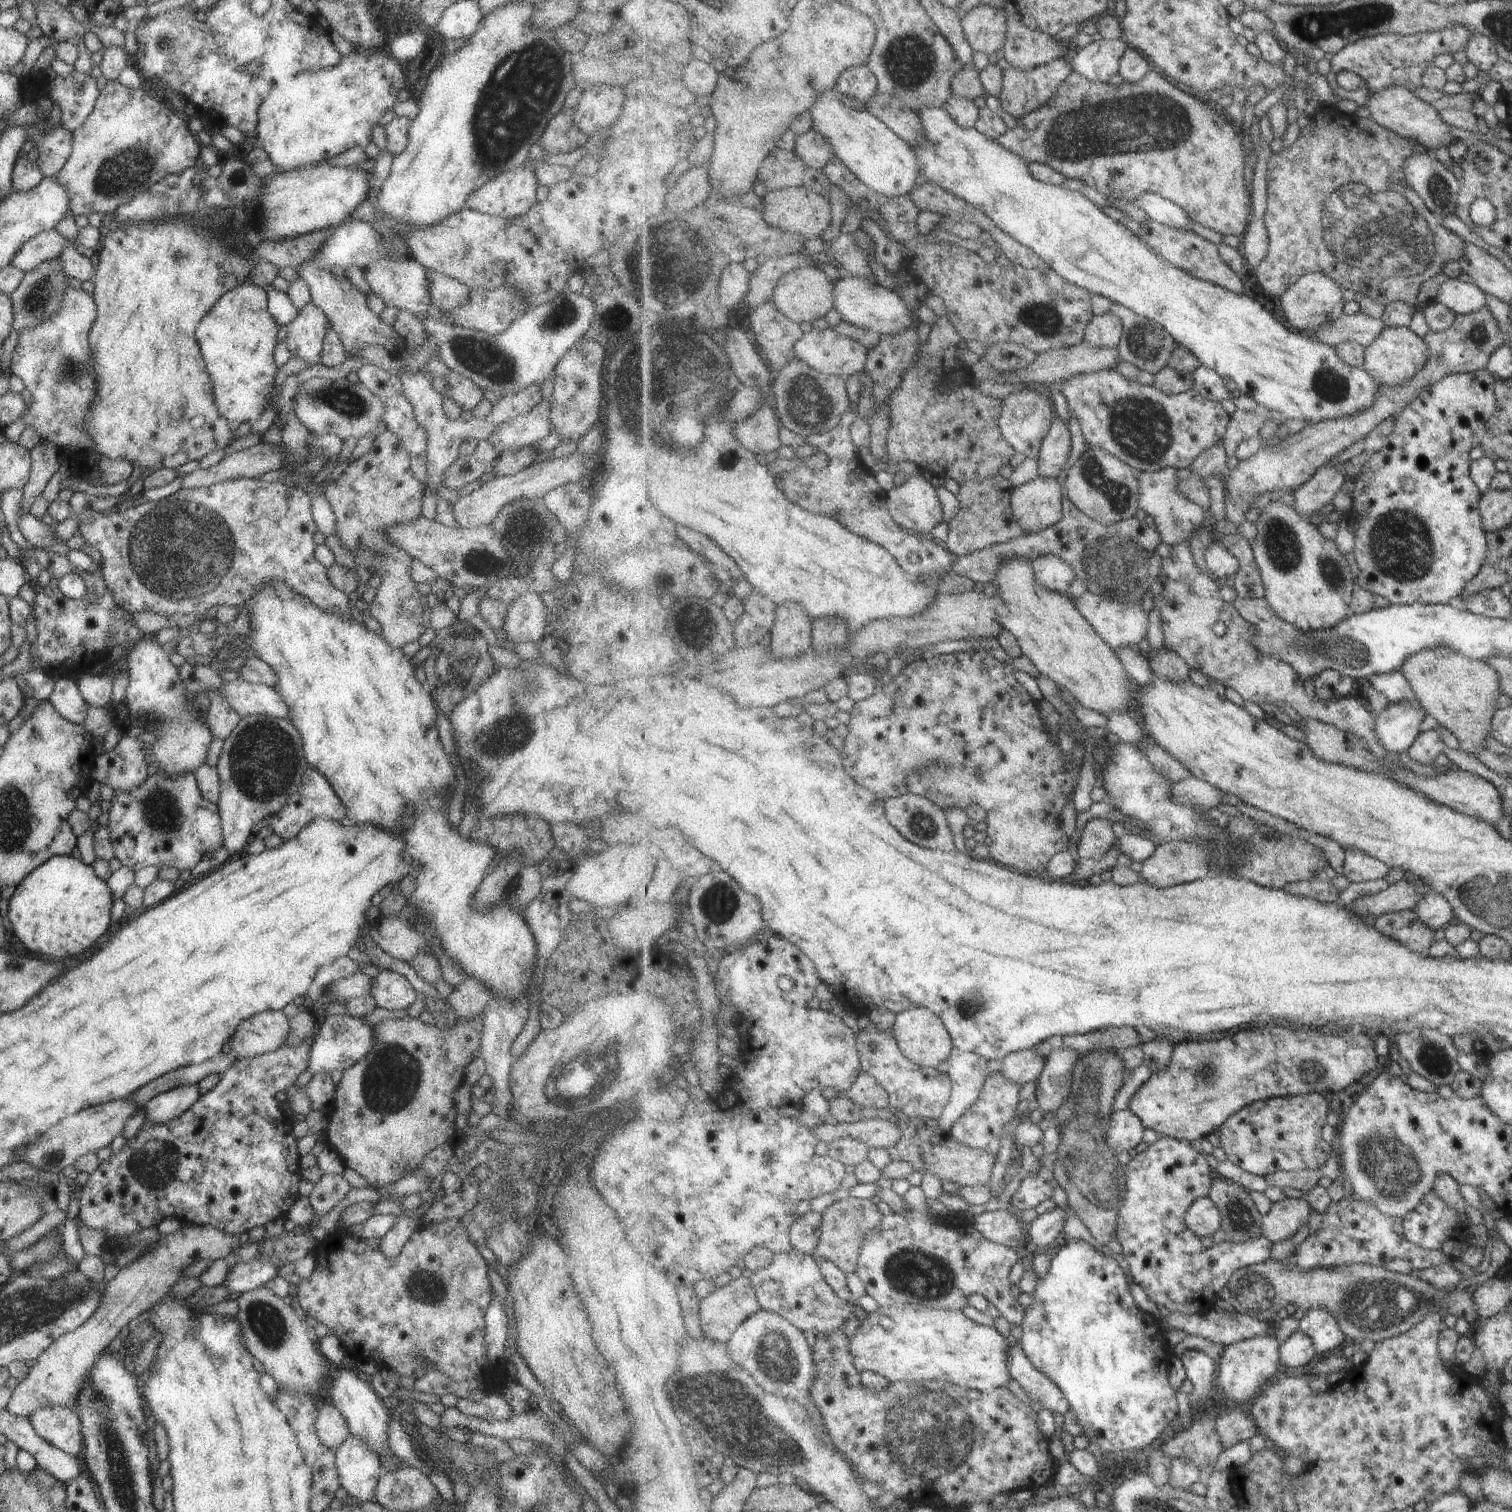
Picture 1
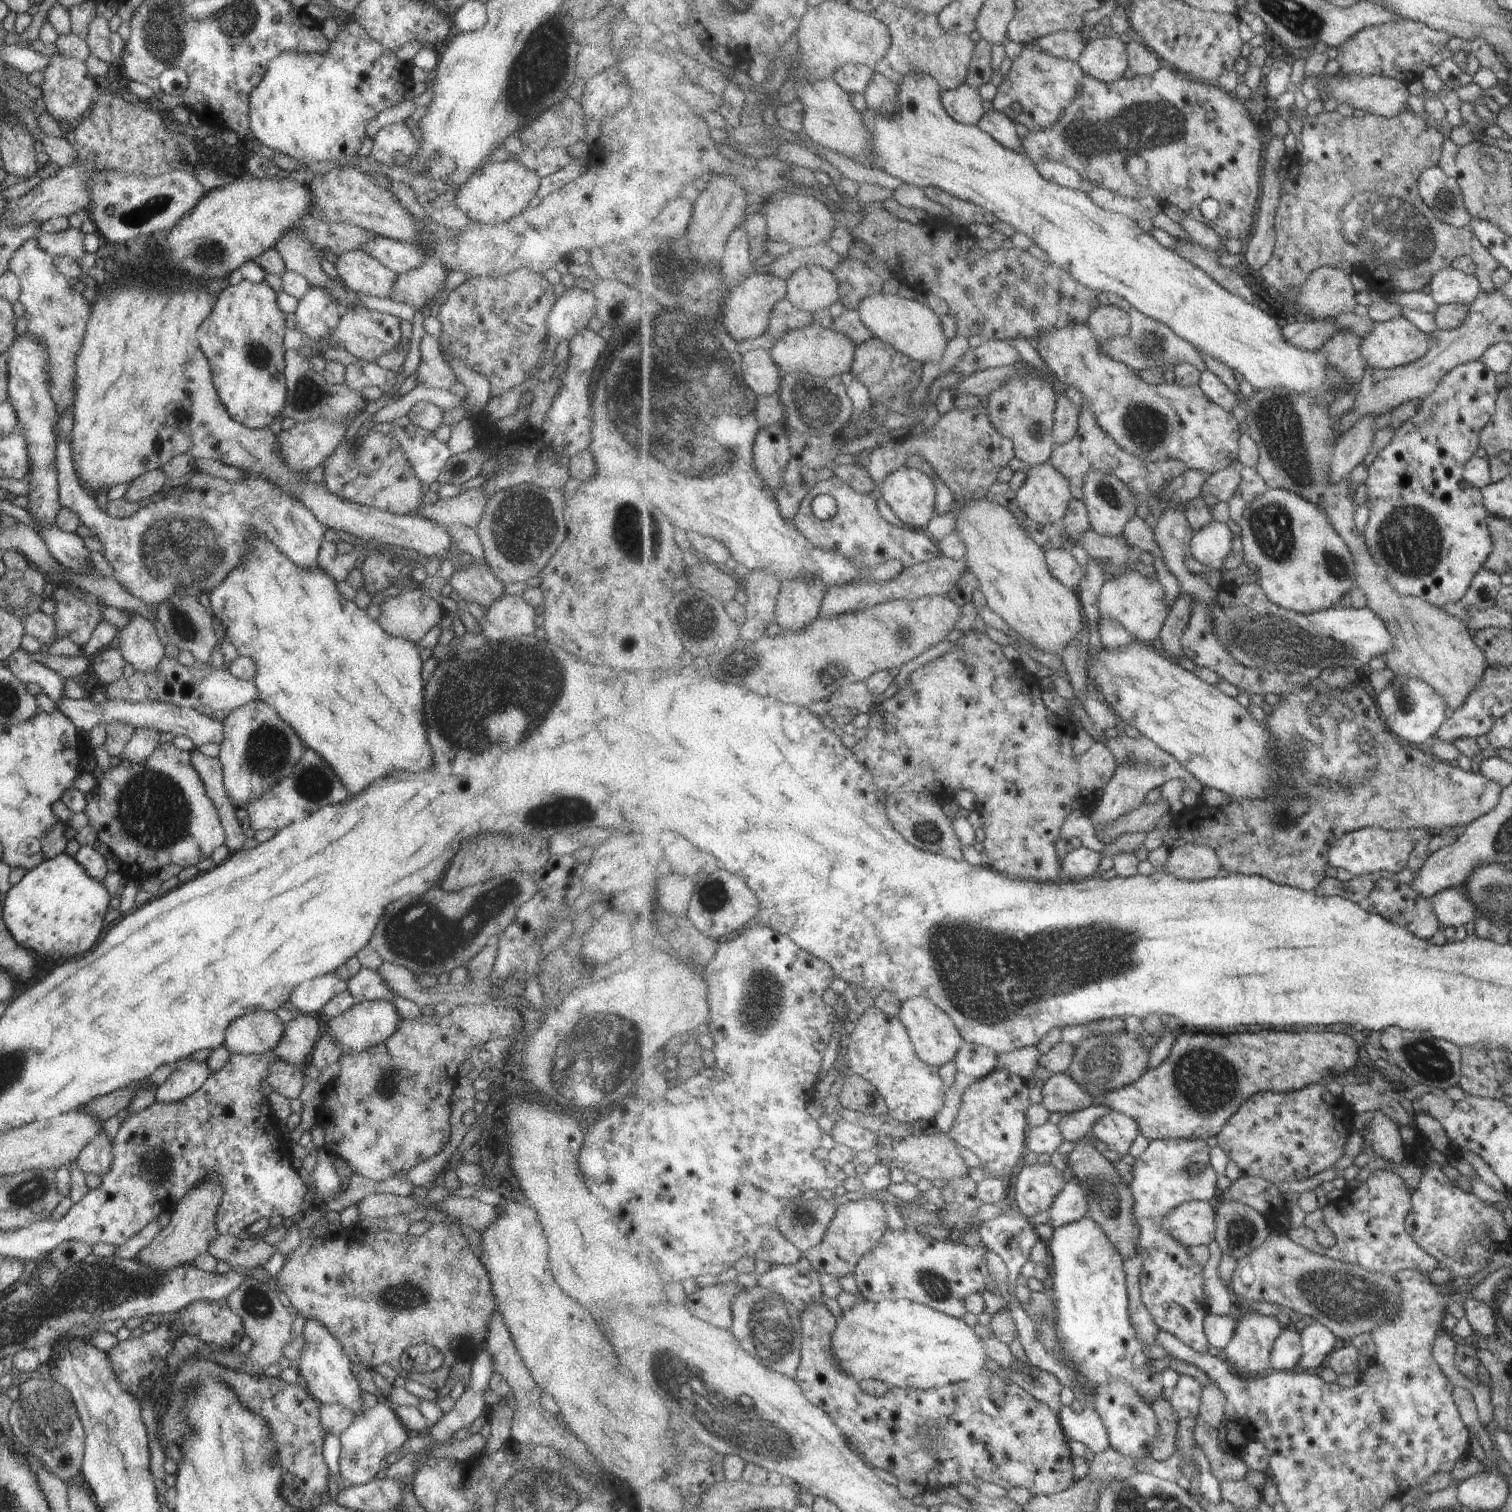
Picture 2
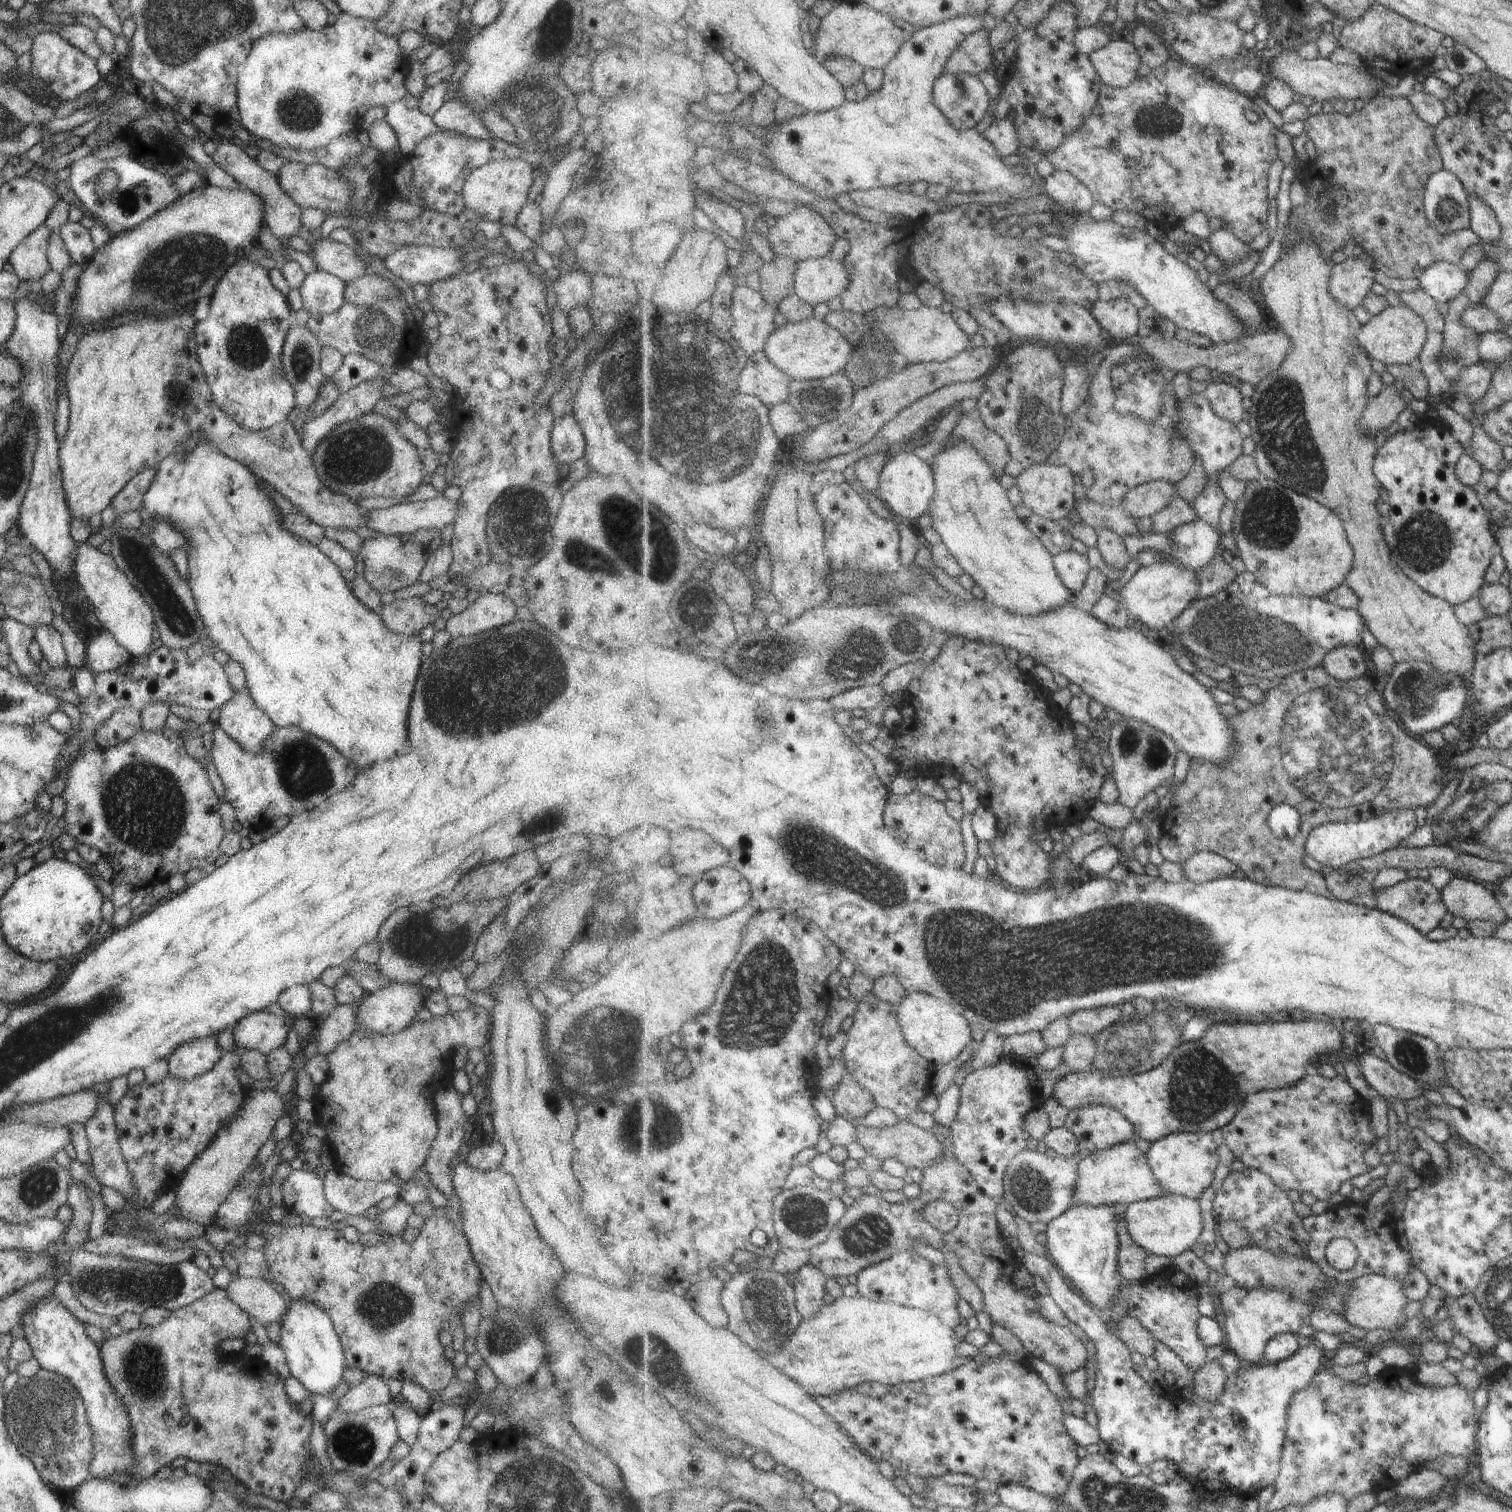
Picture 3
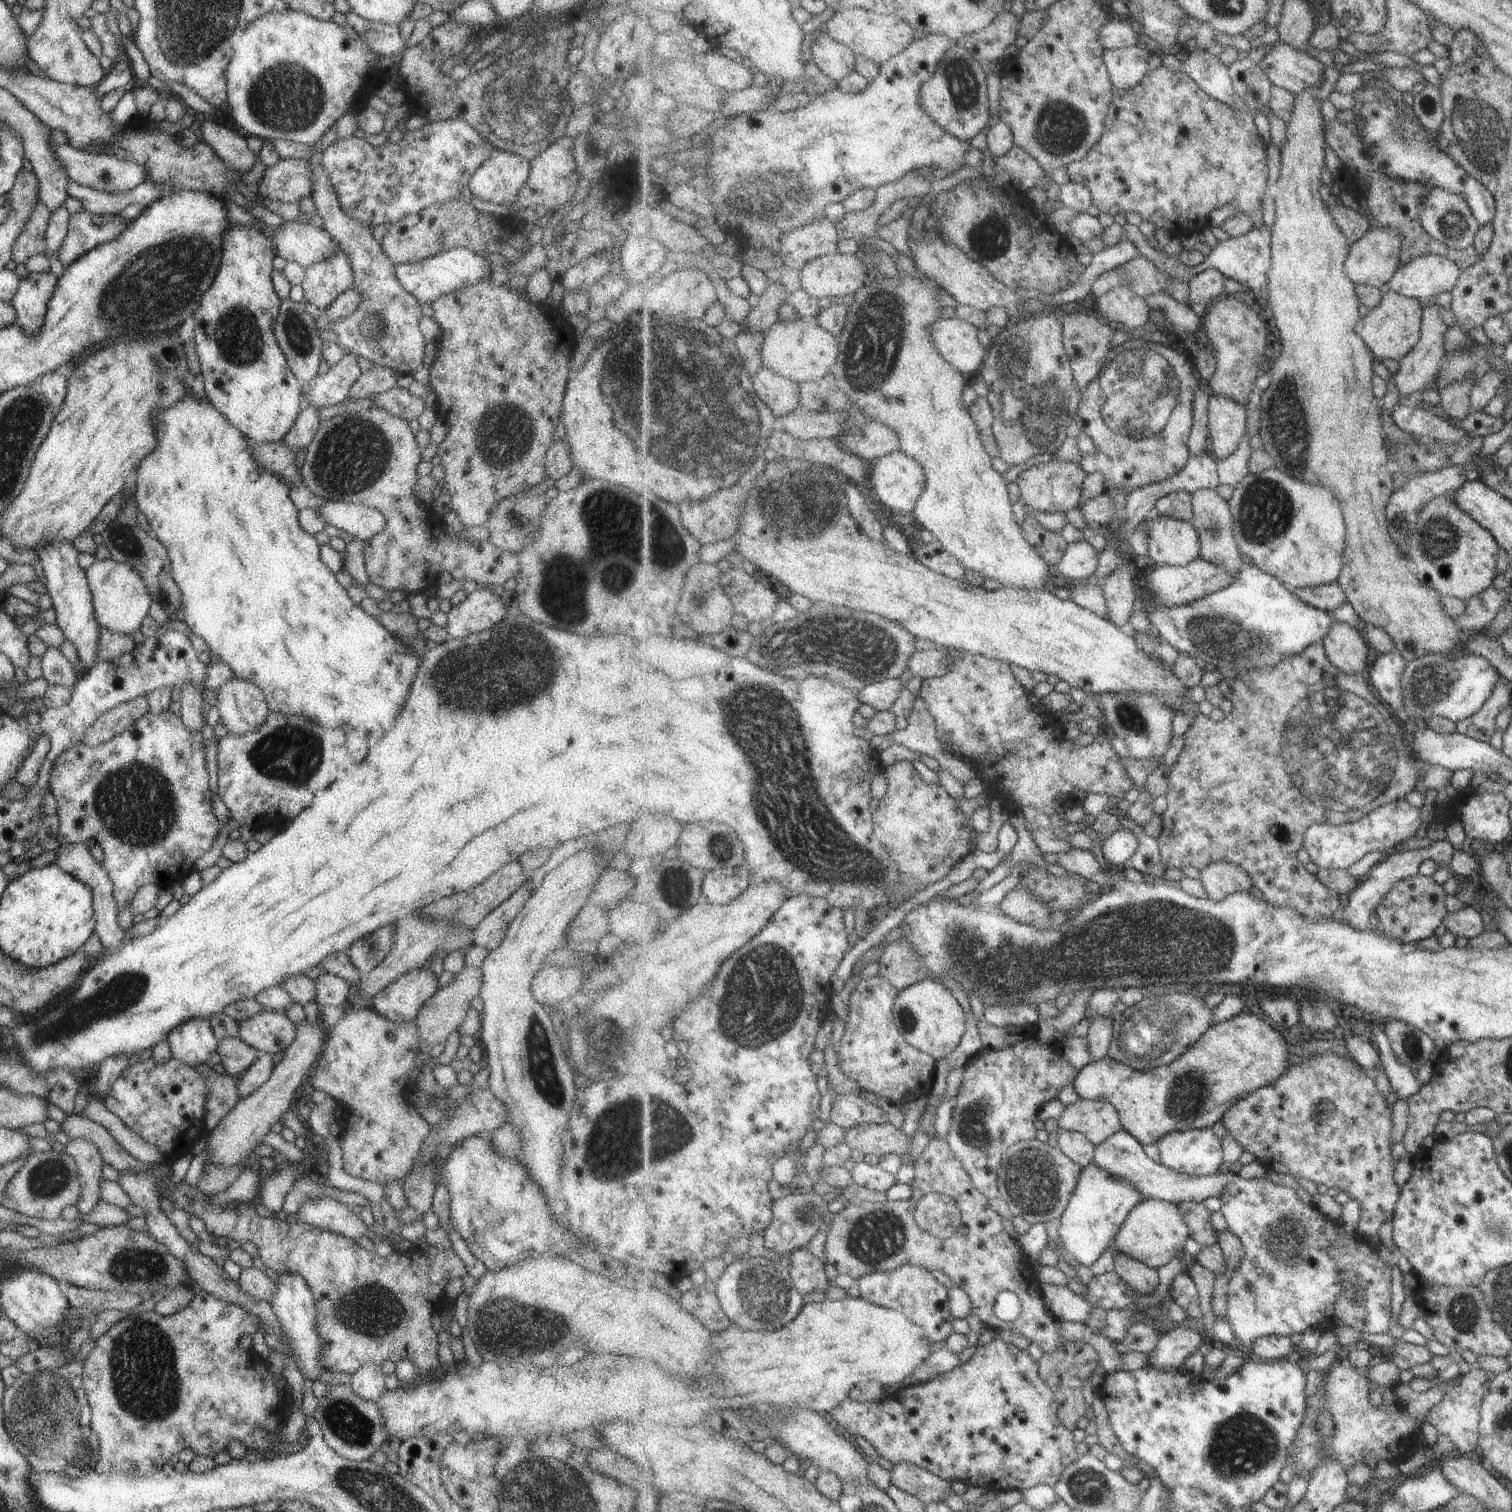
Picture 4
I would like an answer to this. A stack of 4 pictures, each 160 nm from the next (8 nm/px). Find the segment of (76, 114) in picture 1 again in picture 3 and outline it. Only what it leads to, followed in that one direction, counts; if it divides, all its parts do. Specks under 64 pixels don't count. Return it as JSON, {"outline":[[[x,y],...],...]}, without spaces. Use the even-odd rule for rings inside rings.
{"outline":[[[44,32],[34,37],[32,49],[32,67],[35,76],[46,83],[50,92],[62,102],[72,102],[88,90],[99,87],[105,78],[100,75],[97,60],[86,56],[78,48],[74,48],[68,40],[60,34]]]}

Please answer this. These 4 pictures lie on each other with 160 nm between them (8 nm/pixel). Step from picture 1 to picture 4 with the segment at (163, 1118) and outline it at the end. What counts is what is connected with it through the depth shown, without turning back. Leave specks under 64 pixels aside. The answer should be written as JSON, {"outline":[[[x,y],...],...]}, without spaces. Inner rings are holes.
{"outline":[[[194,1018],[174,1028],[174,1032],[166,1036],[166,1041],[173,1059],[193,1069],[195,1066],[212,1066],[209,1059],[218,1050],[218,1040],[206,1018]]]}

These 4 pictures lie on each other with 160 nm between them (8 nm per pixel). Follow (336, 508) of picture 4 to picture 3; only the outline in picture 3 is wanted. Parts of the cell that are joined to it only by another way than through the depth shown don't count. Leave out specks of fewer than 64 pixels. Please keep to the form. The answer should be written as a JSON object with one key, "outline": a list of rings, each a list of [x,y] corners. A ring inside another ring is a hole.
{"outline":[[[438,494],[433,499],[425,501],[409,502],[406,504],[396,504],[386,510],[377,509],[370,511],[370,518],[366,518],[366,527],[381,533],[382,535],[399,535],[404,533],[414,533],[419,528],[442,529],[447,524],[455,521],[457,513],[457,502],[448,500],[442,494]]]}

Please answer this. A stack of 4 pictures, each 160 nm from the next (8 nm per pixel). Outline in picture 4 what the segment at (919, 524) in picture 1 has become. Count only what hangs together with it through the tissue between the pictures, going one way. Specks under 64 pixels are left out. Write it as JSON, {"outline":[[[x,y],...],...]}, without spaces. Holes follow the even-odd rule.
{"outline":[[[898,451],[890,456],[878,458],[872,464],[872,483],[877,491],[880,501],[891,509],[893,514],[905,514],[906,512],[915,513],[928,488],[928,478],[923,465],[906,452]]]}

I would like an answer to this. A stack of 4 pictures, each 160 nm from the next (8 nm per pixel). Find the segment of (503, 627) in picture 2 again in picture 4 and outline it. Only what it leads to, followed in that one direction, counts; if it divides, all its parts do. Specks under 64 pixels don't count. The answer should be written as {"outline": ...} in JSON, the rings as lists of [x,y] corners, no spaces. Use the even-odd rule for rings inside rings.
{"outline":[[[478,588],[467,596],[464,602],[452,607],[448,612],[448,623],[445,628],[450,638],[462,639],[493,628],[494,625],[504,620],[506,616],[507,608],[502,603],[501,598],[489,589]]]}

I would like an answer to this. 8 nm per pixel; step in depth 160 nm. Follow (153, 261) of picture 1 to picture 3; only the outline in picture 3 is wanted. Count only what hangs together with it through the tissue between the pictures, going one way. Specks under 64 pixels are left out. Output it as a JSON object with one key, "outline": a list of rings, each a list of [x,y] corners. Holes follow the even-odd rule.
{"outline":[[[180,312],[166,320],[146,316],[142,322],[132,322],[116,330],[90,330],[78,340],[72,359],[64,360],[70,426],[59,442],[58,460],[70,515],[90,519],[92,515],[102,513],[134,476],[158,467],[164,458],[177,453],[178,446],[190,434],[202,431],[206,435],[204,441],[216,446],[224,456],[244,463],[254,476],[262,478],[286,497],[311,522],[337,529],[366,527],[370,512],[361,508],[356,499],[324,486],[312,465],[311,452],[302,446],[292,423],[286,420],[265,430],[249,430],[222,412],[213,400],[204,368],[199,362],[194,332],[196,324],[194,314]]]}

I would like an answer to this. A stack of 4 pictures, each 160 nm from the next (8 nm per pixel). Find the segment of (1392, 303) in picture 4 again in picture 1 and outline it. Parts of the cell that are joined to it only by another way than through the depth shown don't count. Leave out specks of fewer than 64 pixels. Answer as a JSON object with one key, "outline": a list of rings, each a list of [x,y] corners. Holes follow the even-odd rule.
{"outline":[[[1386,327],[1384,332],[1366,347],[1365,368],[1382,385],[1403,385],[1414,378],[1427,365],[1431,346],[1425,337],[1420,337],[1408,327]]]}

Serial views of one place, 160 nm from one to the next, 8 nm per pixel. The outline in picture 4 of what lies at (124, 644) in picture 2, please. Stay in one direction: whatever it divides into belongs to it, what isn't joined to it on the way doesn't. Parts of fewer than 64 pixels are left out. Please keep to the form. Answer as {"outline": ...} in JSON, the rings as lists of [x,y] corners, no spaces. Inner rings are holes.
{"outline":[[[96,559],[92,566],[85,570],[87,582],[92,592],[93,608],[99,627],[106,628],[116,634],[128,634],[133,636],[142,628],[144,618],[149,615],[151,598],[144,586],[144,580],[140,580],[140,574],[120,562]]]}

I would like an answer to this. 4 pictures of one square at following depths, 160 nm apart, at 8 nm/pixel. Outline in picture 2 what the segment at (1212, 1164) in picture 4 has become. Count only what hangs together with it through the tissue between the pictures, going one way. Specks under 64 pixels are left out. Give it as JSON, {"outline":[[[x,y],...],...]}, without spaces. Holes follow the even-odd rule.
{"outline":[[[1158,1139],[1155,1141],[1151,1141],[1149,1147],[1145,1150],[1145,1152],[1141,1155],[1139,1159],[1137,1159],[1137,1164],[1134,1166],[1135,1171],[1135,1181],[1132,1184],[1133,1193],[1135,1194],[1135,1215],[1137,1216],[1137,1221],[1141,1224],[1143,1228],[1143,1236],[1141,1237],[1141,1247],[1139,1248],[1139,1254],[1144,1259],[1143,1271],[1140,1275],[1140,1295],[1142,1302],[1145,1304],[1147,1310],[1151,1314],[1155,1324],[1162,1331],[1168,1331],[1169,1333],[1174,1334],[1183,1340],[1188,1346],[1191,1346],[1194,1350],[1197,1350],[1199,1353],[1208,1354],[1210,1352],[1210,1346],[1212,1346],[1212,1342],[1207,1335],[1207,1327],[1205,1324],[1205,1320],[1208,1318],[1210,1313],[1209,1306],[1205,1303],[1207,1299],[1206,1296],[1206,1288],[1205,1288],[1205,1270],[1207,1267],[1204,1267],[1198,1260],[1193,1257],[1192,1252],[1190,1252],[1189,1248],[1179,1240],[1176,1240],[1175,1237],[1171,1236],[1171,1233],[1167,1230],[1165,1226],[1165,1222],[1169,1217],[1169,1214],[1181,1204],[1184,1204],[1188,1201],[1209,1201],[1214,1197],[1220,1197],[1221,1193],[1218,1190],[1218,1174],[1216,1174],[1216,1170],[1214,1170],[1214,1166],[1212,1166],[1212,1158],[1210,1158],[1210,1153],[1212,1152],[1212,1147],[1206,1141],[1206,1139]]]}

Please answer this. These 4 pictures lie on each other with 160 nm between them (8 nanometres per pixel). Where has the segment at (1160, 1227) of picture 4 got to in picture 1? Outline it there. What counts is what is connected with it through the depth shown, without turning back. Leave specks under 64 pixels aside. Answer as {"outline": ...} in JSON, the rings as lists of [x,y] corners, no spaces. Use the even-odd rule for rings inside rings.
{"outline":[[[1211,1196],[1199,1198],[1188,1211],[1188,1226],[1202,1236],[1214,1236],[1223,1229],[1223,1214]]]}

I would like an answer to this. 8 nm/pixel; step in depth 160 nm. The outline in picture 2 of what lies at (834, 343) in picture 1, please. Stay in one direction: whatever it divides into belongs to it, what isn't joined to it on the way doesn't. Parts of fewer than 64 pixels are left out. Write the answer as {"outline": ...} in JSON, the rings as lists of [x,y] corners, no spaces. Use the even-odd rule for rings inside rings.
{"outline":[[[819,323],[791,330],[783,334],[770,349],[779,367],[786,372],[802,373],[829,379],[850,373],[857,355],[857,344],[852,337],[834,328],[824,328]]]}

